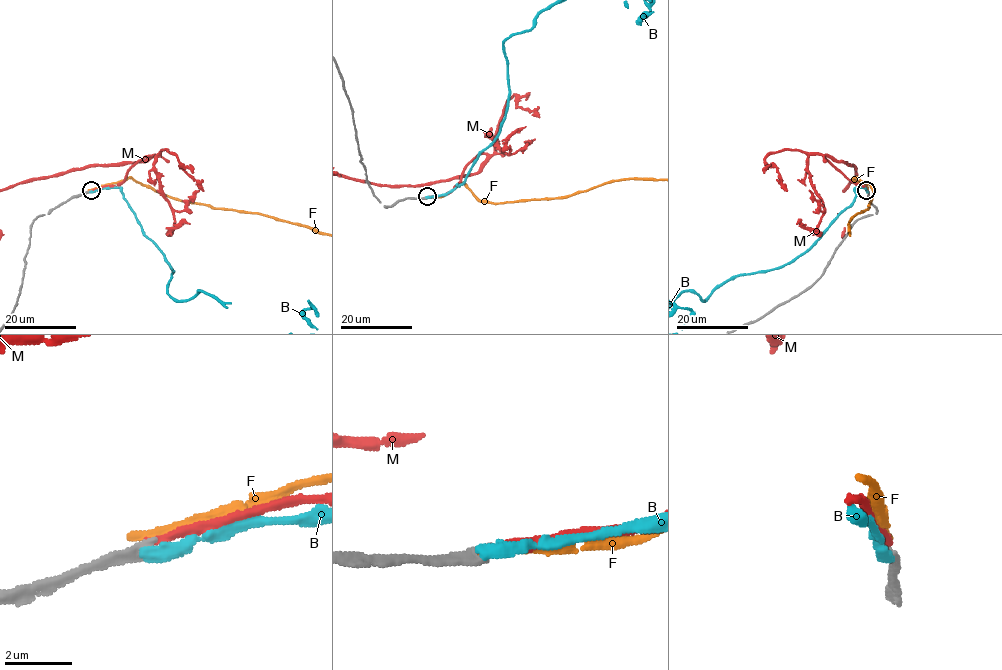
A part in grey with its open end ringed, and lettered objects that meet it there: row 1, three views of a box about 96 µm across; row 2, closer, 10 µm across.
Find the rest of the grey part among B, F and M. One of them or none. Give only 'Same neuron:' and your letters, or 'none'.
Same neuron: none

